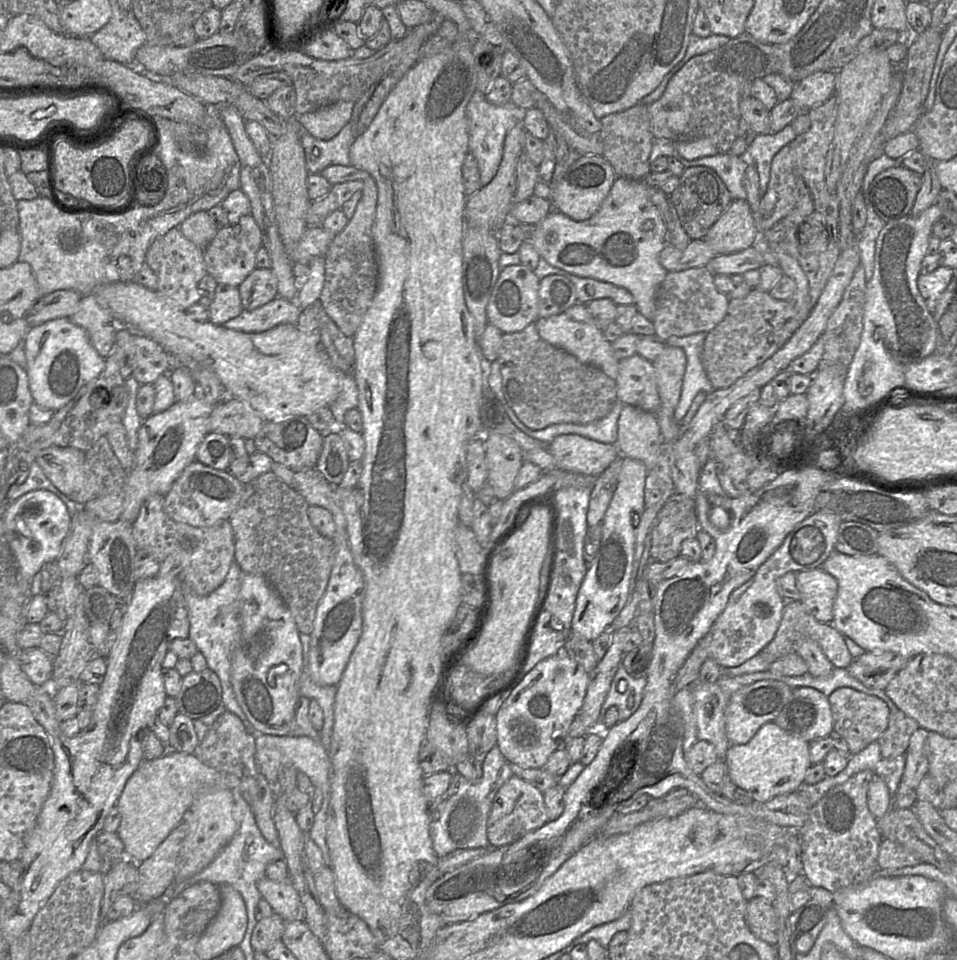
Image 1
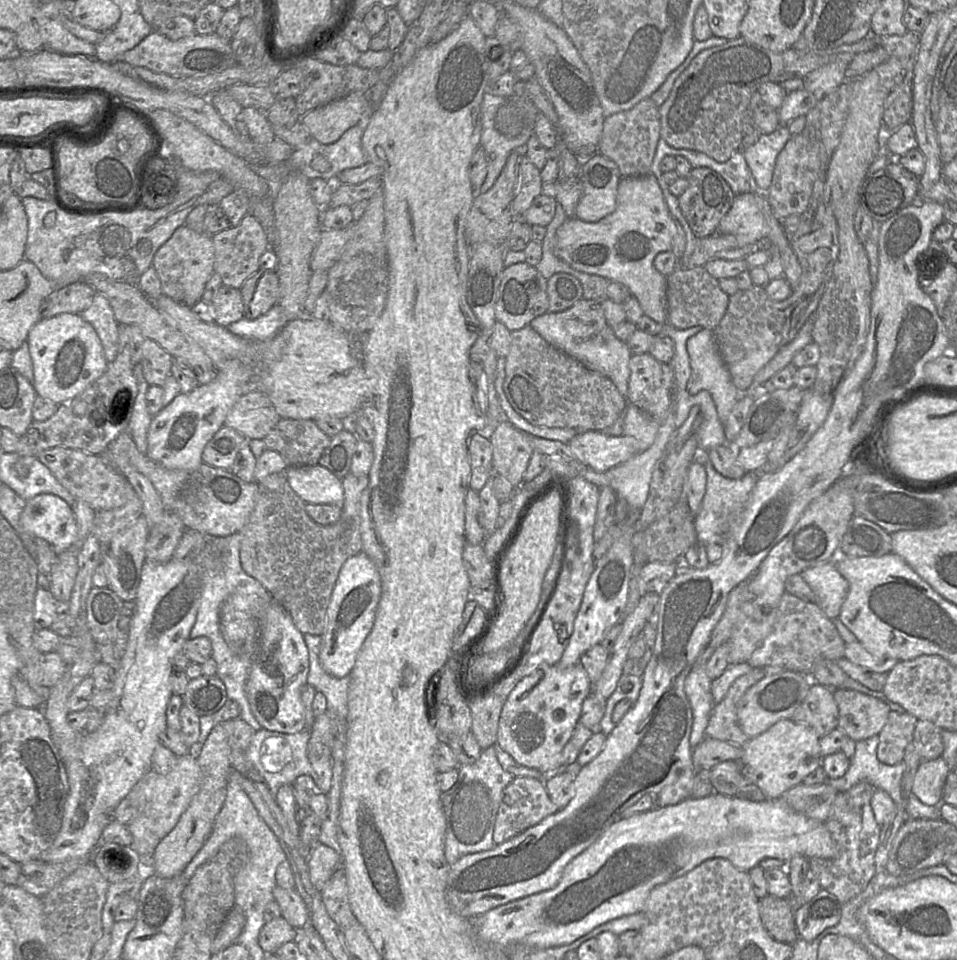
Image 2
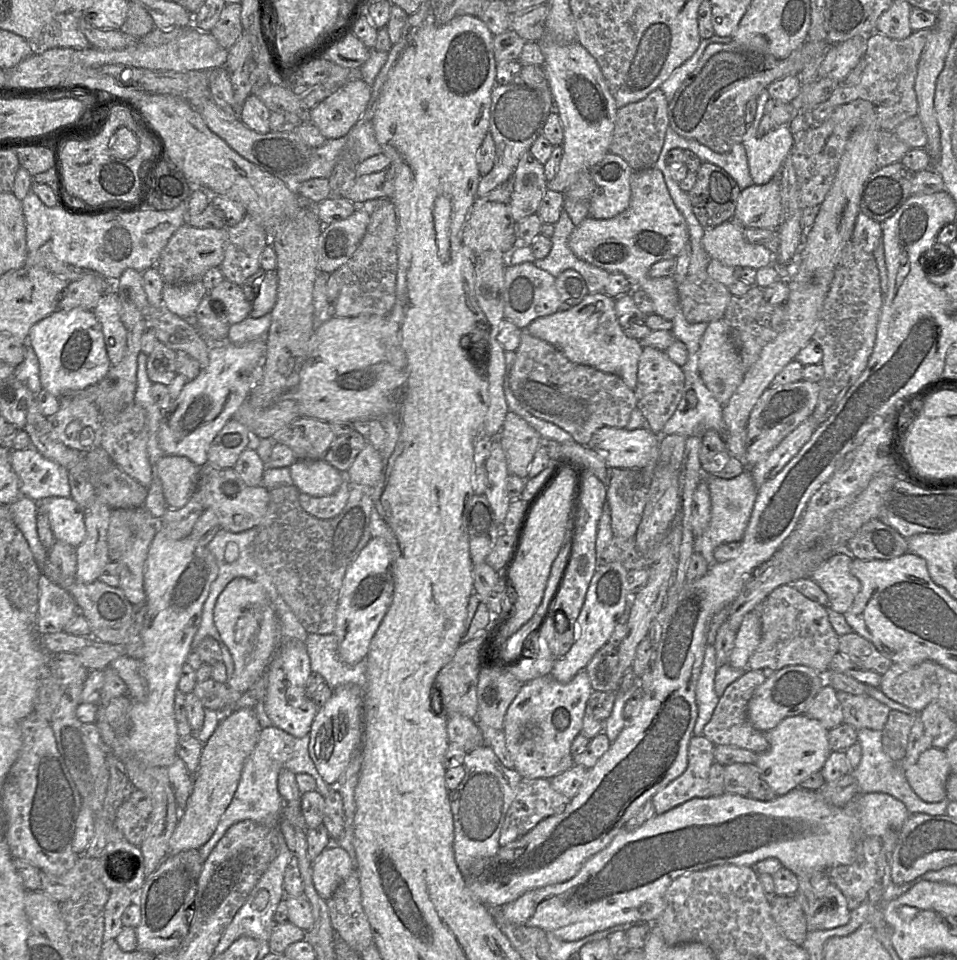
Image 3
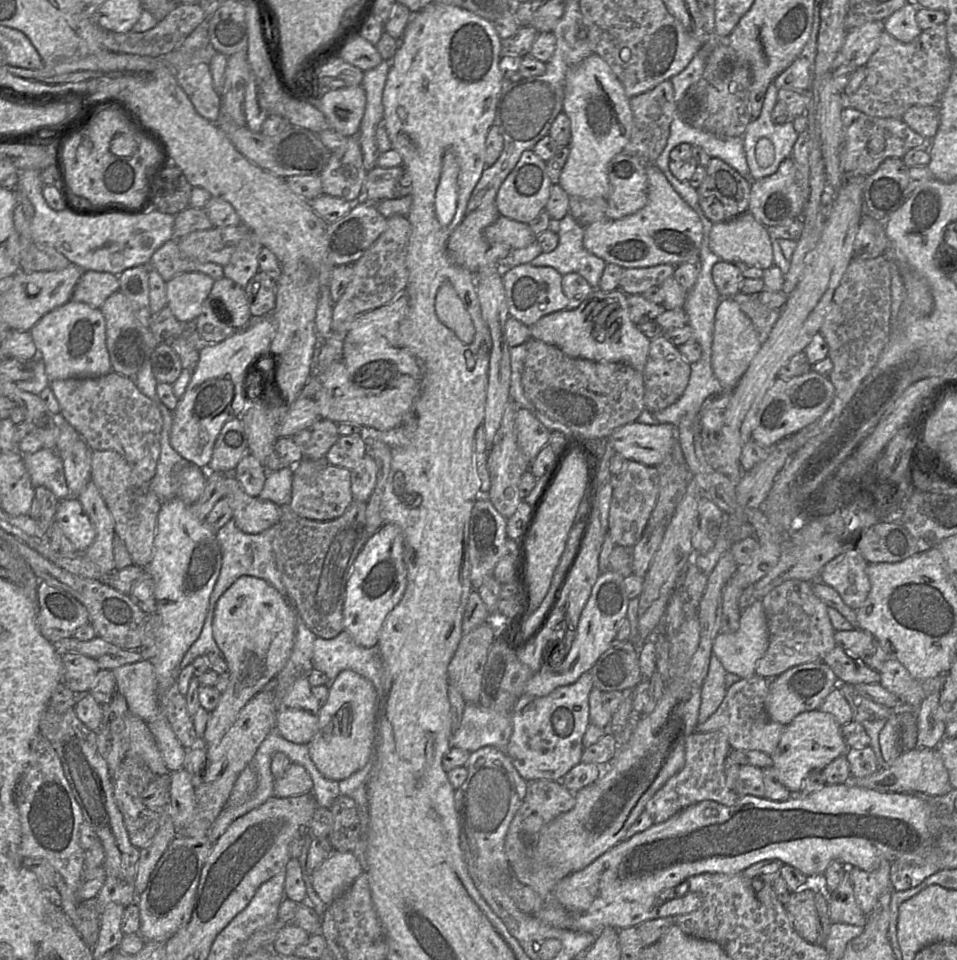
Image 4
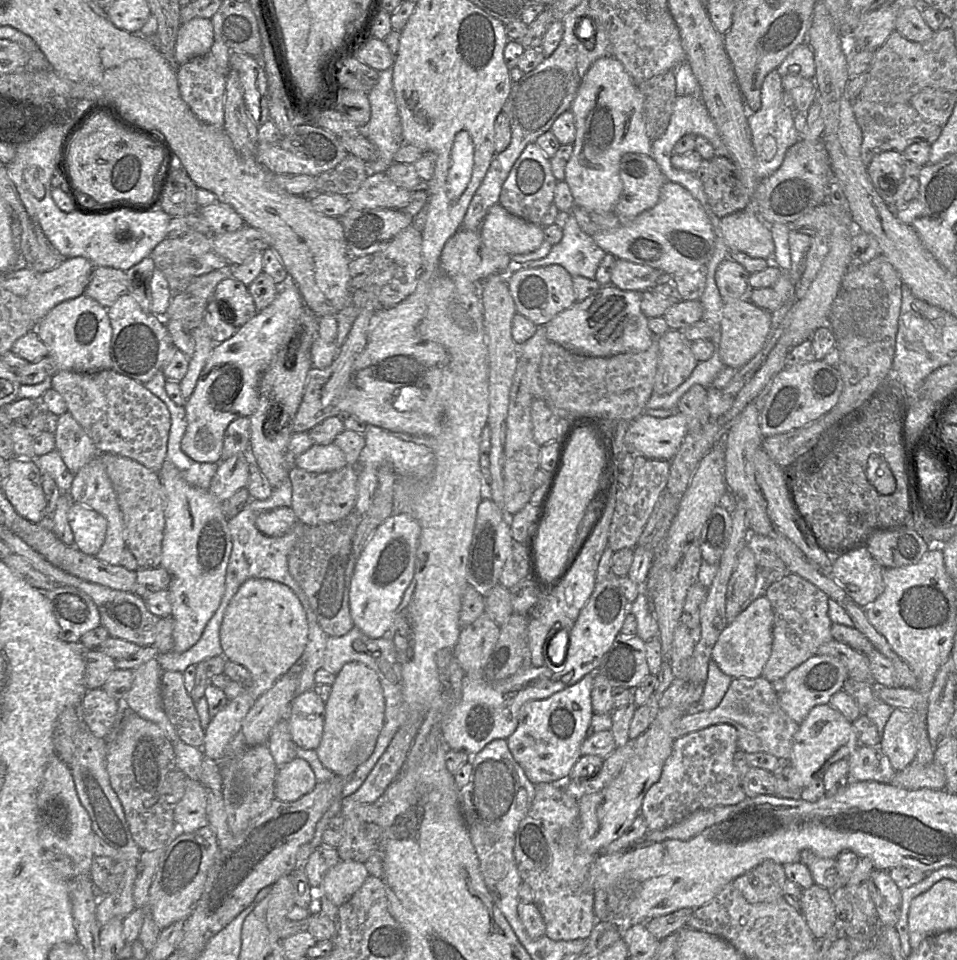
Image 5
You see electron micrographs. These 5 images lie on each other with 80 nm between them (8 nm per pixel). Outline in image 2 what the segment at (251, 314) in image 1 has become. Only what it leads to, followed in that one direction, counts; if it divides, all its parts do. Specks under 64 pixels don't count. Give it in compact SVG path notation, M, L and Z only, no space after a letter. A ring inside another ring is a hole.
M277 303L268 312L256 319L242 319L227 326L227 329L246 340L263 341L274 336L287 321L283 308Z

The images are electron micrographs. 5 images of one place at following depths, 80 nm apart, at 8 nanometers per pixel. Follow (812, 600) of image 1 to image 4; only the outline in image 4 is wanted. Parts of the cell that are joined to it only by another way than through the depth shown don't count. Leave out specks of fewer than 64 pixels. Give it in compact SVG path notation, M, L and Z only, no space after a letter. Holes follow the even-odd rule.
M851 548L826 563L819 573L819 580L835 589L843 602L856 610L870 591L867 565L861 553Z

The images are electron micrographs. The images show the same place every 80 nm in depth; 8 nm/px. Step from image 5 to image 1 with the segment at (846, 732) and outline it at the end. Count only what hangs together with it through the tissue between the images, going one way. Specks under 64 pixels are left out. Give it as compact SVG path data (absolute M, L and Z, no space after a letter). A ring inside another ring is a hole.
M774 721L764 724L746 744L730 745L723 760L730 780L748 791L754 802L766 803L776 796L796 791L812 766L810 743L781 729Z

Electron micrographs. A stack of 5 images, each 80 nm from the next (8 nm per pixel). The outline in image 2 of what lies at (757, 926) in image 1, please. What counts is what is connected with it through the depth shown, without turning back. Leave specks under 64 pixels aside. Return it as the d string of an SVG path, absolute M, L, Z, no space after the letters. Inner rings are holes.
M766 895L760 898L759 910L762 923L773 939L787 944L799 939L794 921L795 906L790 899Z

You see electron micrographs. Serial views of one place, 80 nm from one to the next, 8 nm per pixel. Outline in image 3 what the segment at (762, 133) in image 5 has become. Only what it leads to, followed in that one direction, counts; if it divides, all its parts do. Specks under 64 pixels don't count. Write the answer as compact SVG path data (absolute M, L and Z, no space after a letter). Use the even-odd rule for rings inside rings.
M766 89L759 93L755 119L750 125L746 125L742 138L750 174L757 185L768 183L778 174L794 144L794 134L788 123L776 126L765 135L758 136L758 126L765 115L764 107L769 99Z

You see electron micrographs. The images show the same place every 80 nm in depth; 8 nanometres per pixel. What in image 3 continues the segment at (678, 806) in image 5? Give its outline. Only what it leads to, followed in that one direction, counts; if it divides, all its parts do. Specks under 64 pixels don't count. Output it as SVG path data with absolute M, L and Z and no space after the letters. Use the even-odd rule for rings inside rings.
M704 735L691 737L688 747L687 768L679 777L651 798L655 814L665 813L694 798L718 796L713 794L713 784L711 785L711 780L709 780L710 769L716 763L714 759L714 747L715 745Z

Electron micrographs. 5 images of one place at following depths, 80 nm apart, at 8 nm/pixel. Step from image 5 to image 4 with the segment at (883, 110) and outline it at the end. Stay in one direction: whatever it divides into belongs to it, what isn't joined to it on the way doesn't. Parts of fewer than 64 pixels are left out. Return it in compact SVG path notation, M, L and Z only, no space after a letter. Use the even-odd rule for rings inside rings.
M849 108L843 111L842 121L842 146L846 146L841 152L841 170L844 174L860 174L867 177L887 158L902 158L910 149L921 145L927 146L929 141L910 129L903 119L871 117Z

